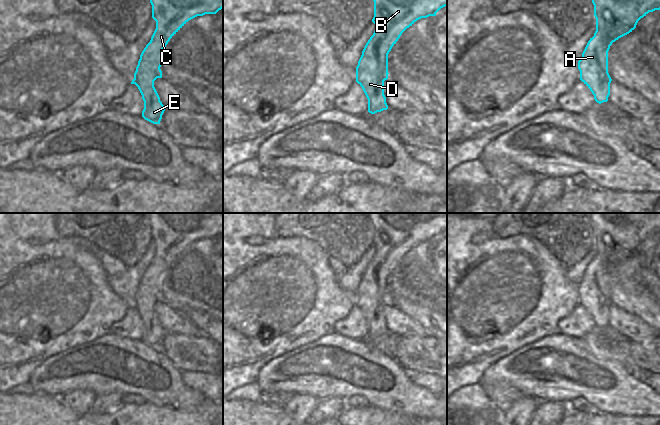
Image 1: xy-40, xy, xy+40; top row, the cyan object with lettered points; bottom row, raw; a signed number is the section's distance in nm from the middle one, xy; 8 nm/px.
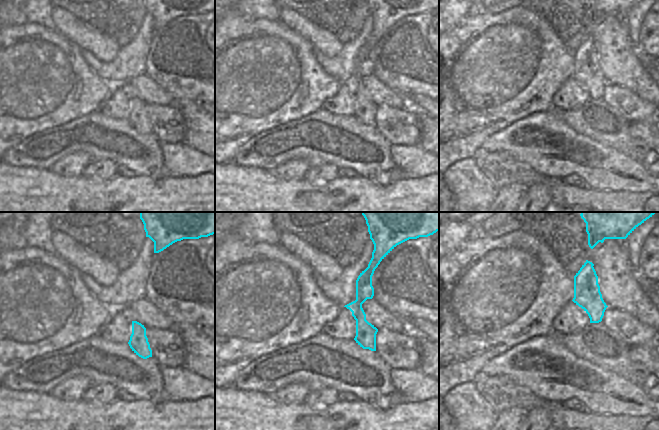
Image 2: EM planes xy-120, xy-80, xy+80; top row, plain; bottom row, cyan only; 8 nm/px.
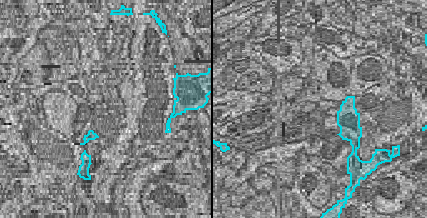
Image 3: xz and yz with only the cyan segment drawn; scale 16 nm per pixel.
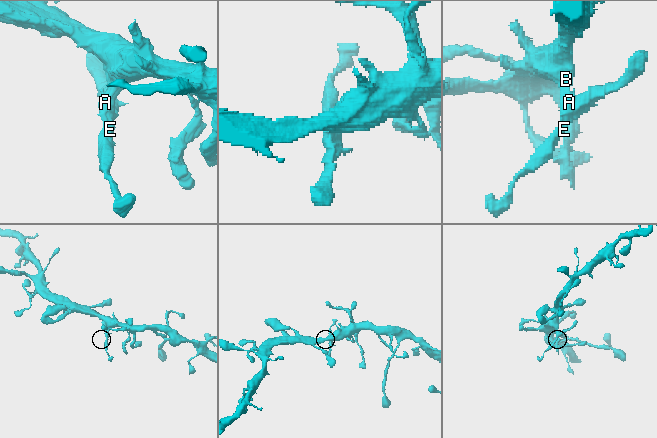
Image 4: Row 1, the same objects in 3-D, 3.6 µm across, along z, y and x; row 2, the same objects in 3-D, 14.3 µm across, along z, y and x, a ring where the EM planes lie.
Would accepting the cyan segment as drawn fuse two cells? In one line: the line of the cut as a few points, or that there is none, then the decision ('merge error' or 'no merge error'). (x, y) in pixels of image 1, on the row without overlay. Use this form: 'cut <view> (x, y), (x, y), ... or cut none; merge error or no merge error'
cut xy (372, 259), (376, 268), (379, 271), (384, 270), (388, 277); merge error

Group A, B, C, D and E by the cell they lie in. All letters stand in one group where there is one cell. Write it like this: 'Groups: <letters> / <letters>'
Groups: A D E / B C

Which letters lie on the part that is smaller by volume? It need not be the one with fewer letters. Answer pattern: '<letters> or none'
A, D, E

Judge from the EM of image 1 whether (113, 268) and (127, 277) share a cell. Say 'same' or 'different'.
different

